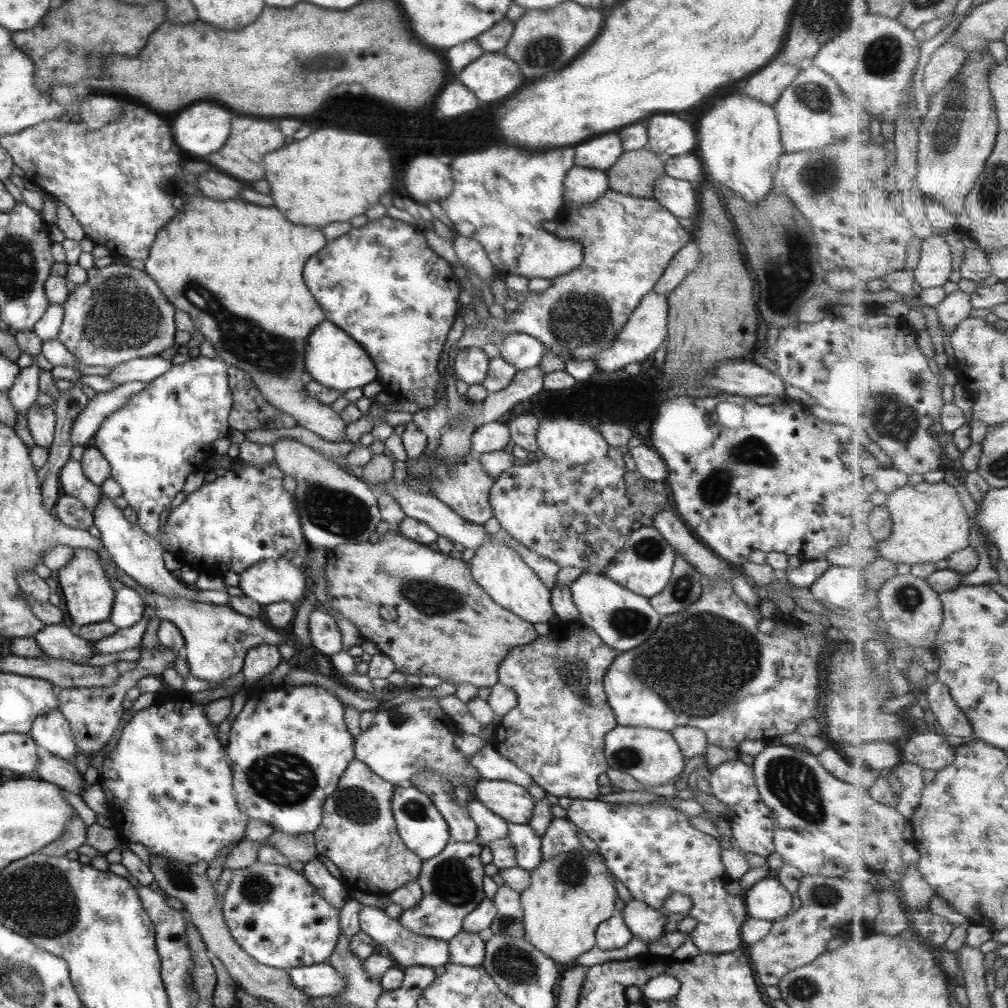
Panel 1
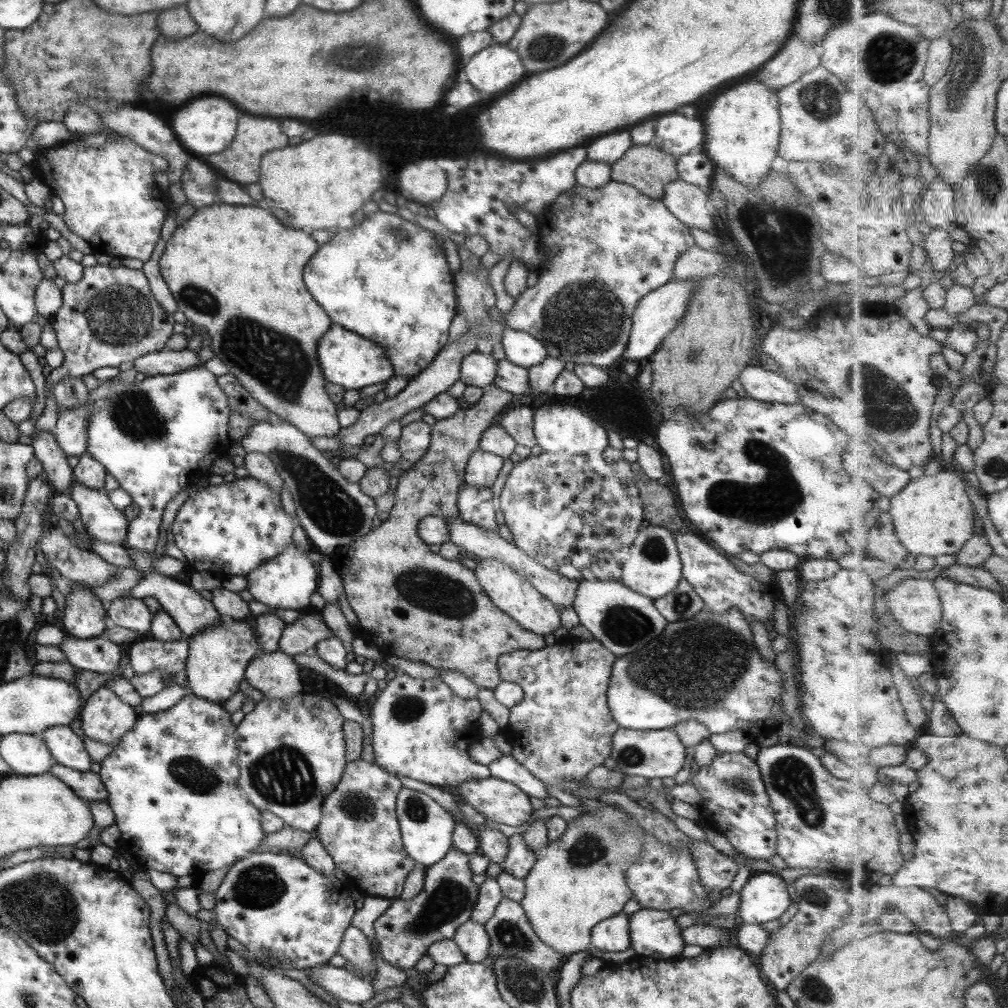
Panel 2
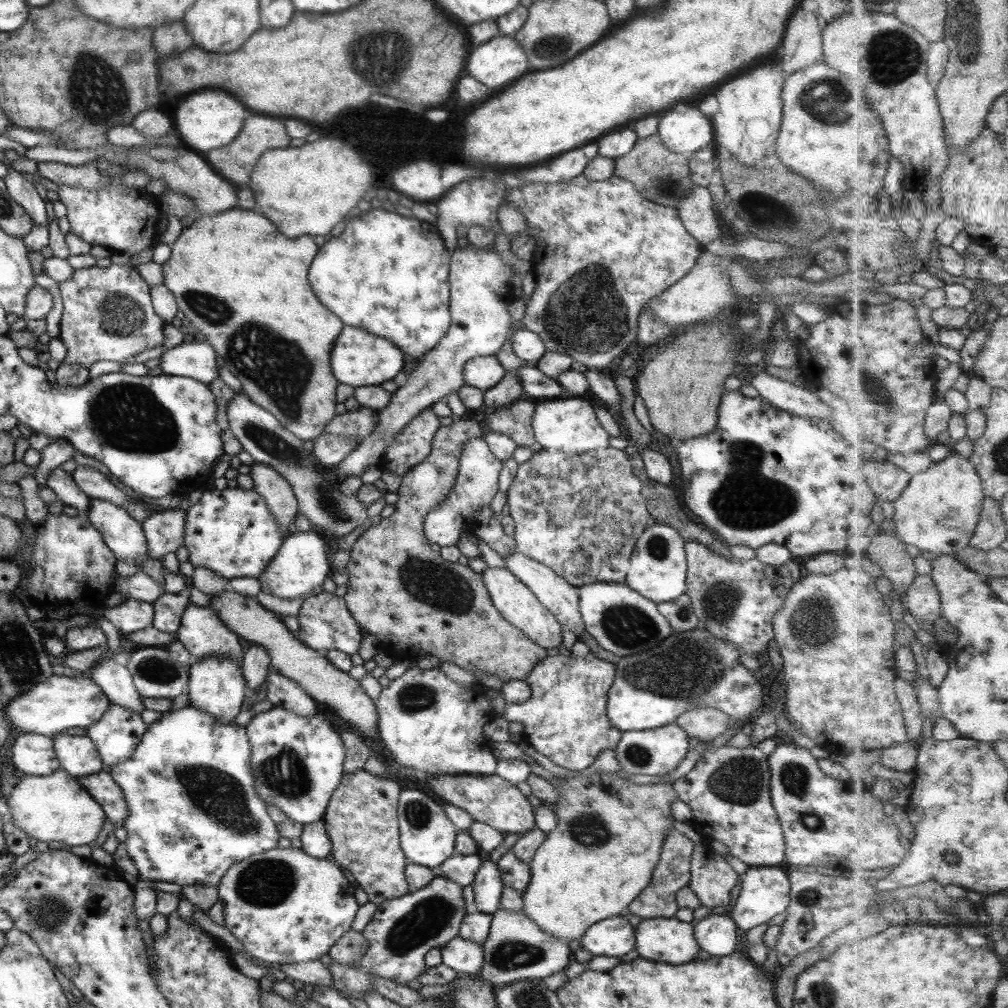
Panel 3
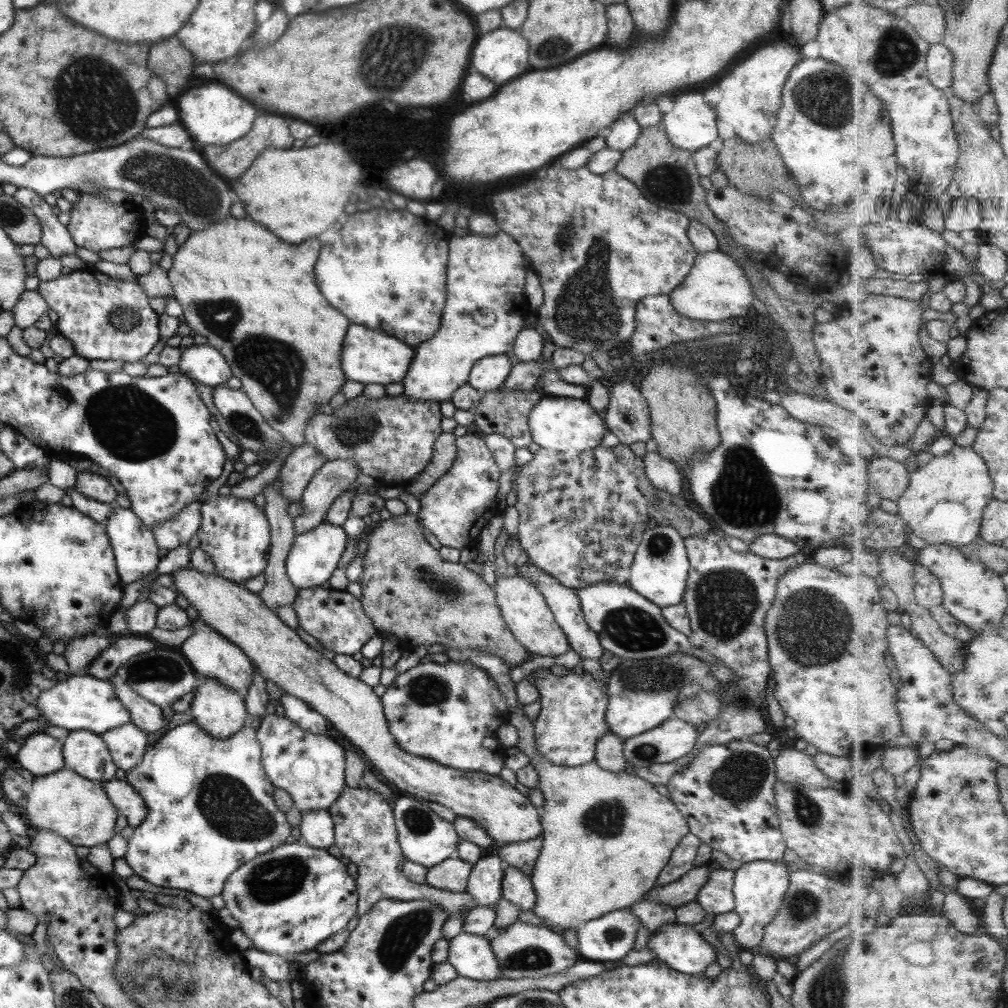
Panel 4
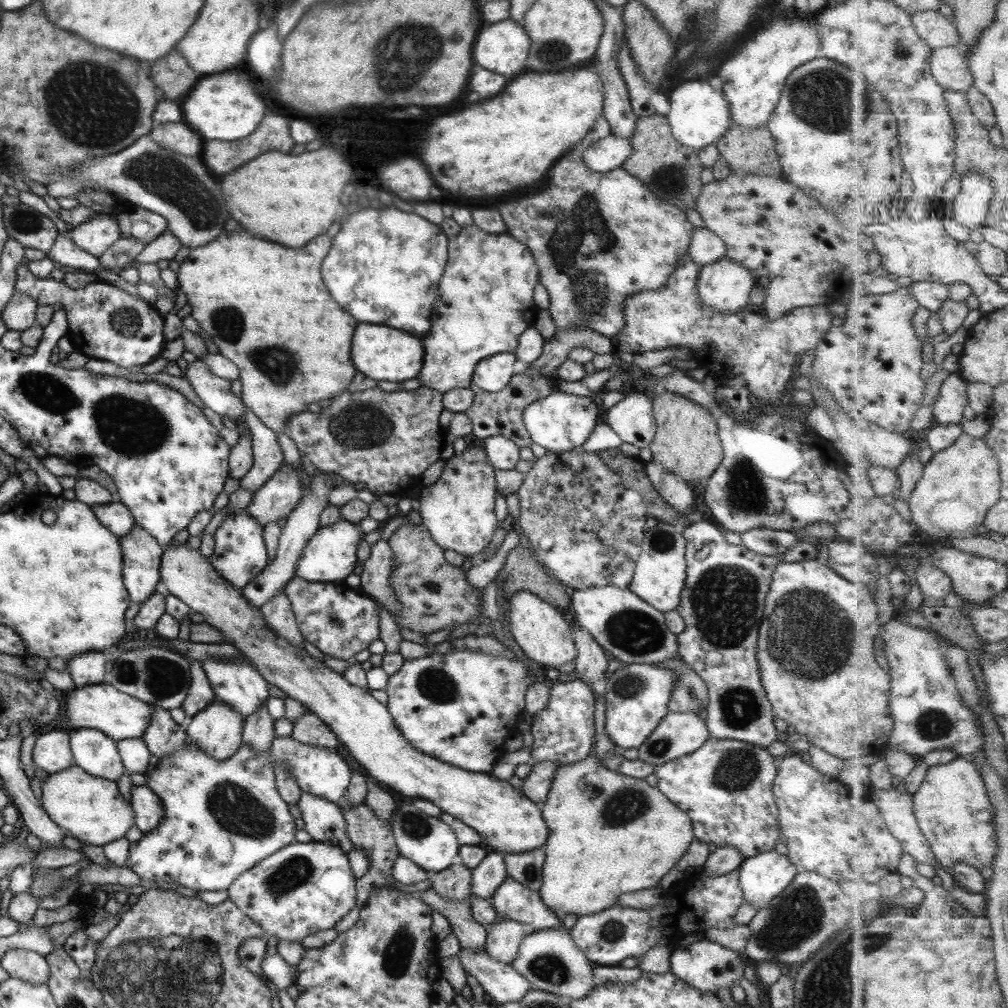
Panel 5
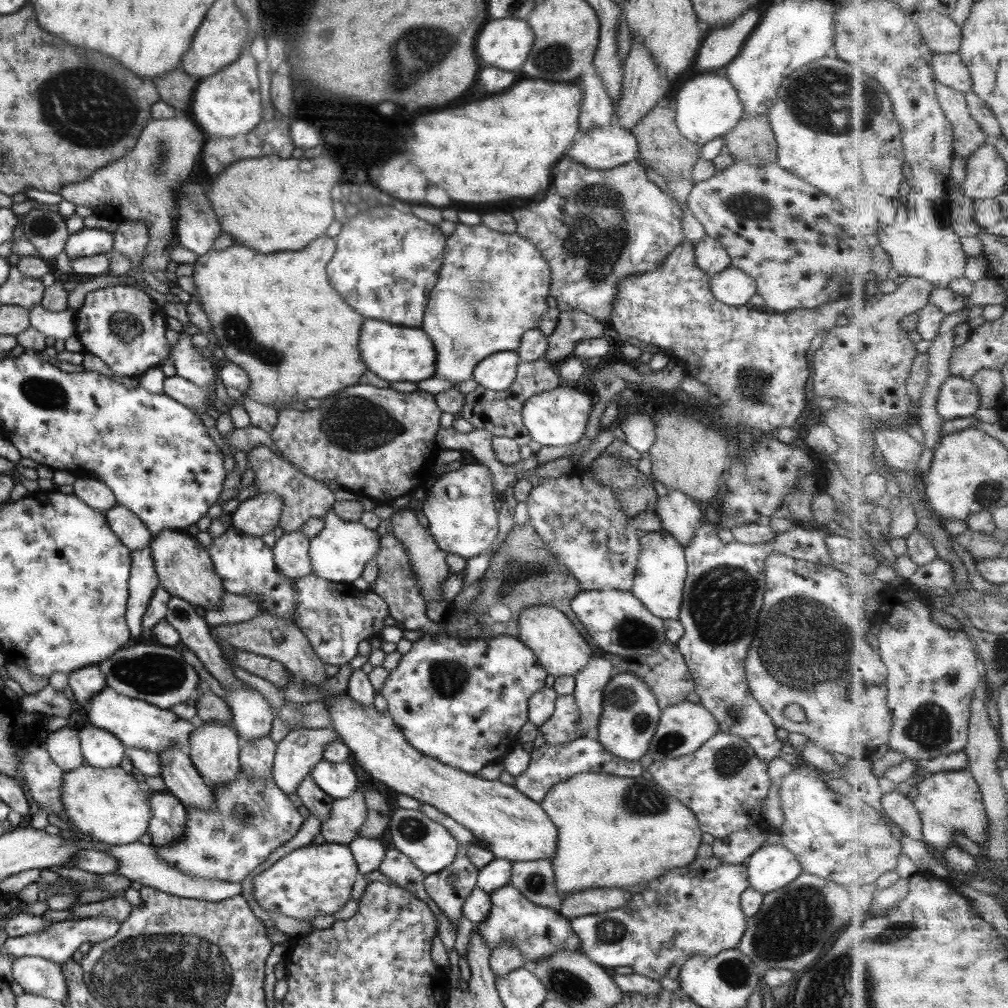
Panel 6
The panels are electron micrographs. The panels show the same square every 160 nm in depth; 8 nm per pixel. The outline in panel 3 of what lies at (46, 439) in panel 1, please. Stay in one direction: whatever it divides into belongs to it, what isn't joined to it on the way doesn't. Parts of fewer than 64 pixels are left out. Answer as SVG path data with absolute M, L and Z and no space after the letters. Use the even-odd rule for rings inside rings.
M57 467L46 474L44 486L52 490L63 505L75 508L80 517L85 517L90 498L73 482L71 474Z

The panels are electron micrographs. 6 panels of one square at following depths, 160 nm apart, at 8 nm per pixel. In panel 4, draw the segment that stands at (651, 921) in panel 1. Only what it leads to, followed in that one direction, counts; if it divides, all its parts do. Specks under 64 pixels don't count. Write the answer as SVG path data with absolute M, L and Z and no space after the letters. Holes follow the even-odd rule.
M663 924L655 928L647 938L646 947L655 954L655 959L683 974L703 973L707 965L715 961L715 949L689 925Z

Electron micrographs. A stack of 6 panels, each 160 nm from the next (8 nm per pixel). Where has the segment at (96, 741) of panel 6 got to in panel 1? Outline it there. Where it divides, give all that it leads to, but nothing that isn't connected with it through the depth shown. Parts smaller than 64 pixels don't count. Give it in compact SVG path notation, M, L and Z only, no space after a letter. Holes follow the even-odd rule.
M49 710L43 716L37 716L27 734L43 753L52 754L66 762L75 756L69 724L58 710Z

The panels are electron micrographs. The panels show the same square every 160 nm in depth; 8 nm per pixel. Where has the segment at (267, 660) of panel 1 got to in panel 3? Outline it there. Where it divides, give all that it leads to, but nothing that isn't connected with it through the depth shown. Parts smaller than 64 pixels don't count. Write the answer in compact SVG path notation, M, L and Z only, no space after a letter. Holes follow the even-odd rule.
M268 670L265 676L265 700L271 702L273 707L289 710L303 718L309 718L320 711L317 702L303 692L297 682L283 678L277 670Z

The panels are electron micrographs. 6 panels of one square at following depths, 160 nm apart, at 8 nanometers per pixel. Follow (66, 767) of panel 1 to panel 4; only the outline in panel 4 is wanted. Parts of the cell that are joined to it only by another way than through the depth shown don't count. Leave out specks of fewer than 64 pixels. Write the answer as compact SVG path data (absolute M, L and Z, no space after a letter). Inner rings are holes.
M117 779L100 784L116 813L125 817L127 826L137 826L139 821L145 818L146 808L143 799L129 787L129 784Z

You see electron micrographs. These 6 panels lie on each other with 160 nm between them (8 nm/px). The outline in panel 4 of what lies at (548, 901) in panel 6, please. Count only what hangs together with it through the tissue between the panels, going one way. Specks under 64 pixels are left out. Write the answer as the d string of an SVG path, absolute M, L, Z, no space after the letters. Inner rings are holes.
M542 835L531 840L503 844L498 850L502 867L512 866L530 878L535 859L542 845Z

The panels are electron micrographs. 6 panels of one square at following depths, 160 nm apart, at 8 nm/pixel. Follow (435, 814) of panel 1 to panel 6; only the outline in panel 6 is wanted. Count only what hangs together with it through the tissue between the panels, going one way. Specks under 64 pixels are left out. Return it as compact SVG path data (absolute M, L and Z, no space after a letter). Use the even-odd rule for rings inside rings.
M397 808L389 820L386 829L391 844L403 853L423 874L435 874L451 864L459 843L449 834L446 828L427 818L421 811Z

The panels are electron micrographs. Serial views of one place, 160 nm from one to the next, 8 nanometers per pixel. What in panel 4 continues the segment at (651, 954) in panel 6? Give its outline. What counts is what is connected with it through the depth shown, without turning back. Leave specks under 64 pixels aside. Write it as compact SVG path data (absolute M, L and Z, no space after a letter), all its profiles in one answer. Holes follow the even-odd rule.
M715 867L708 874L703 886L696 892L694 900L704 910L713 914L725 914L734 907L732 880L734 871ZM628 908L612 910L577 928L577 953L587 961L621 960L635 942L641 923Z

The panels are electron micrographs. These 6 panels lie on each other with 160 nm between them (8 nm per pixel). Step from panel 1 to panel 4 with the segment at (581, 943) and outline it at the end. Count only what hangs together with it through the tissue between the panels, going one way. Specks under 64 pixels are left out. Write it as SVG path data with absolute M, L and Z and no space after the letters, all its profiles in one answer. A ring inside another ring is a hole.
M517 703L515 713L509 714L508 720L509 724L516 729L518 734L516 747L519 749L519 752L522 752L527 756L529 764L537 773L537 786L544 799L543 808L541 808L543 813L540 815L542 845L539 854L535 859L532 871L530 872L530 881L536 896L532 912L535 916L539 917L539 920L542 920L545 923L546 928L548 926L548 928L557 931L565 929L577 930L577 928L581 927L585 922L595 920L595 918L601 918L601 916L612 910L628 908L633 903L643 899L644 894L654 886L661 869L667 864L673 847L680 841L682 836L685 836L688 833L688 826L683 815L677 810L677 807L668 798L661 796L649 782L637 778L637 775L629 775L629 773L624 773L624 771L613 773L601 770L594 760L587 764L574 767L551 764L551 762L545 757L542 757L542 754L536 749L533 724L525 718L522 713L522 708L523 705Z

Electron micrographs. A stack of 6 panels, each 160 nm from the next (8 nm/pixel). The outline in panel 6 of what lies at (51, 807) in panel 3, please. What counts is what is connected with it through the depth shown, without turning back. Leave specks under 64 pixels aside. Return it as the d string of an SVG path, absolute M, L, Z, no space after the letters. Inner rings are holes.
M79 765L63 773L61 782L62 810L72 826L89 834L93 841L103 844L129 844L135 842L147 830L150 810L147 788L135 781L131 774L119 766L96 769L89 765Z

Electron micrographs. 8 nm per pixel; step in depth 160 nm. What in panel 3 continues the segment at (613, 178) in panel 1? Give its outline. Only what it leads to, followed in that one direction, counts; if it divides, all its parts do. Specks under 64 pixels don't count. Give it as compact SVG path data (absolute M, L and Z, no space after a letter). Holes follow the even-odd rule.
M656 134L637 139L627 154L614 159L613 175L631 182L635 191L647 201L674 209L695 185L689 179L687 156L667 150Z

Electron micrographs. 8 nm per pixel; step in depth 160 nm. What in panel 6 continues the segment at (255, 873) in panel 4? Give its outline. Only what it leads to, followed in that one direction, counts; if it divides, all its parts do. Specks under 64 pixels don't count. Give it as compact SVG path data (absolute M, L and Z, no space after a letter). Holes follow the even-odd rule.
M325 842L310 843L281 856L271 866L253 876L251 896L253 896L255 904L259 908L263 908L265 912L278 912L287 918L309 921L310 918L331 915L343 908L344 904L351 898L349 895L351 894L351 886L357 878L357 867L347 845Z

